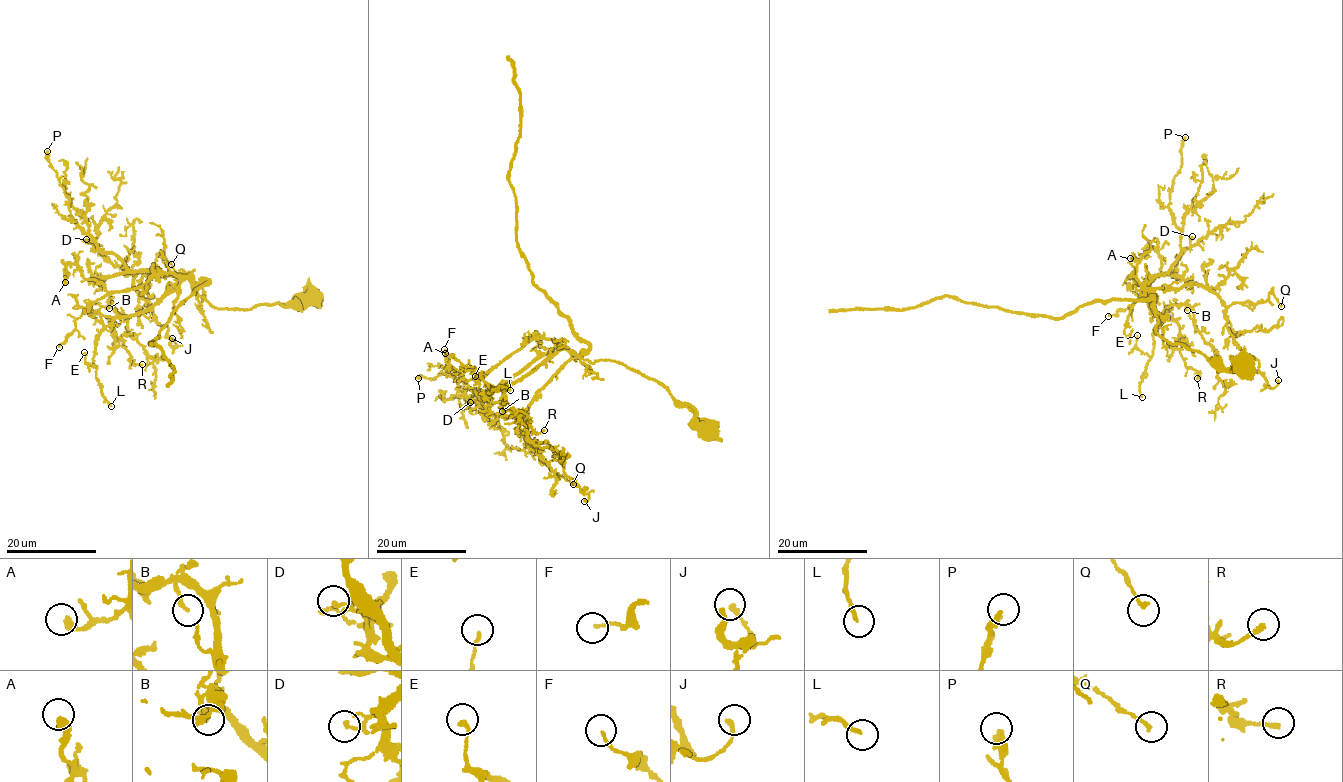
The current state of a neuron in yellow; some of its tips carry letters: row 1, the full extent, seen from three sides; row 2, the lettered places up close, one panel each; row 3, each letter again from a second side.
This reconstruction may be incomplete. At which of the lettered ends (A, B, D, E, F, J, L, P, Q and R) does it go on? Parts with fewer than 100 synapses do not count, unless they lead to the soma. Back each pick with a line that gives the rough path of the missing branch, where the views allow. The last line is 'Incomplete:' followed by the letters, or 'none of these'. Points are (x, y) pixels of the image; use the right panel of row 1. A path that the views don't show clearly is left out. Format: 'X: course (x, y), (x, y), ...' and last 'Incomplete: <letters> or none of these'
Incomplete: none of these

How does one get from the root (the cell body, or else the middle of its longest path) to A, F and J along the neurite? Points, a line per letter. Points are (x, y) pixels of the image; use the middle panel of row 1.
A: (708, 429), (656, 381), (615, 361), (583, 360), (551, 340), (527, 341), (469, 380), (446, 366), (445, 353)
F: (708, 429), (656, 381), (615, 361), (583, 360), (551, 340), (527, 341), (480, 374), (465, 370), (444, 349)
J: (708, 429), (656, 381), (574, 353), (537, 393), (527, 430), (555, 452), (584, 501)

